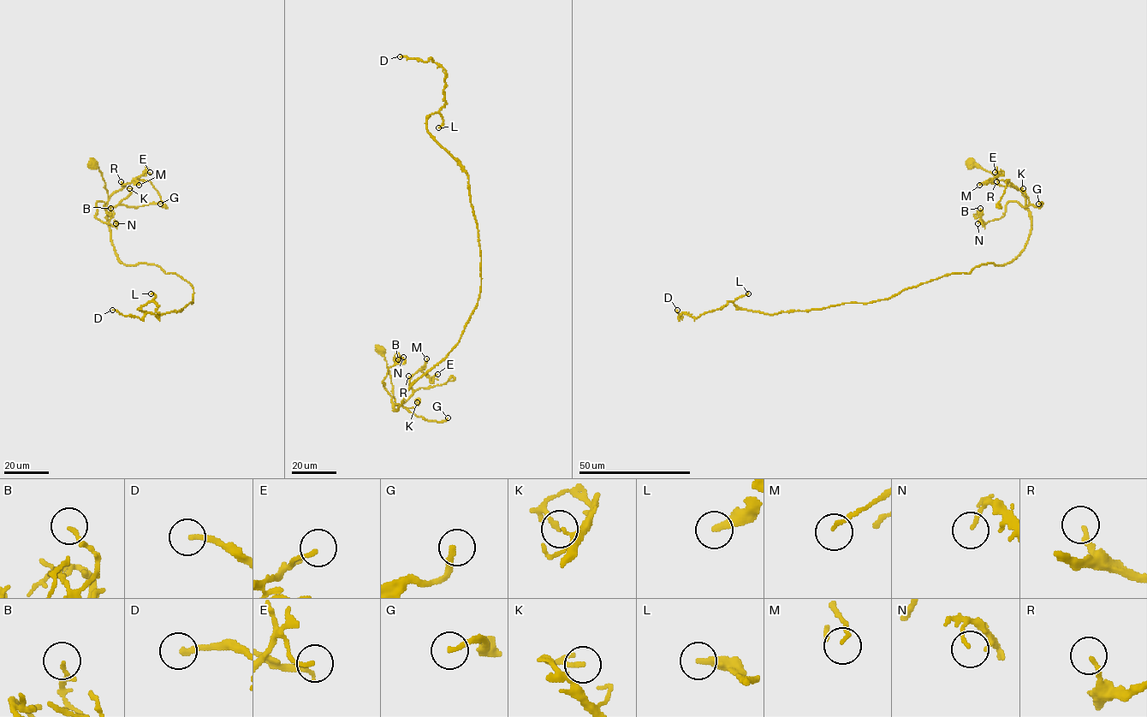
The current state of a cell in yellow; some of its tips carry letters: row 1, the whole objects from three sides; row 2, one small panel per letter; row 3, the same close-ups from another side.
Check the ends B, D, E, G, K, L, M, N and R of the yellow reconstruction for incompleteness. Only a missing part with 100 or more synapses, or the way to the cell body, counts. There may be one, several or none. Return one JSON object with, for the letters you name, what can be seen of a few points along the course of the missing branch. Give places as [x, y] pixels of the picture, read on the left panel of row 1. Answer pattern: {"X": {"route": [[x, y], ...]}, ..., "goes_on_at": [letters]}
{"D": {"route": [[112, 310], [86, 305], [63, 305], [44, 317], [48, 330], [44, 336], [30, 336], [10, 331], [1, 334]]}, "L": {"route": [[151, 293], [130, 294], [136, 290], [117, 252], [105, 180], [104, 133], [115, 124], [98, 110], [126, 111]]}, "goes_on_at": ["D", "L"]}

